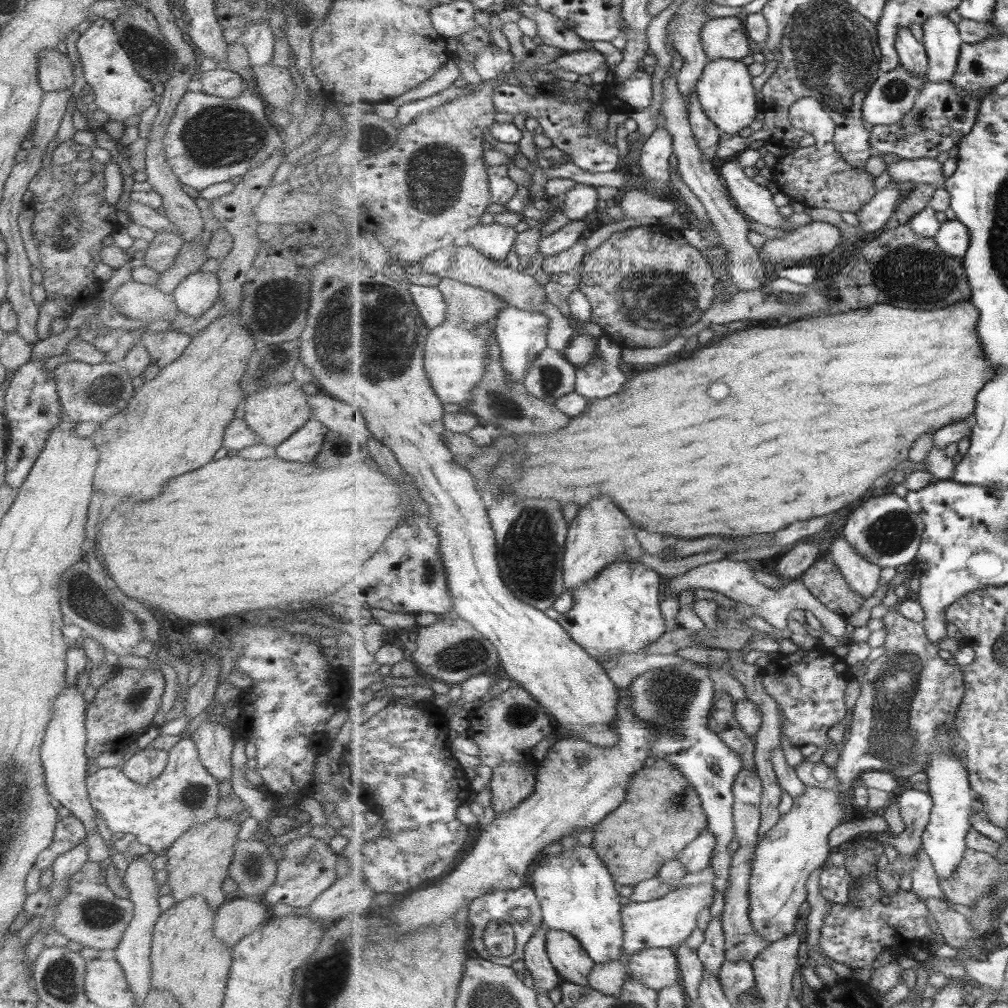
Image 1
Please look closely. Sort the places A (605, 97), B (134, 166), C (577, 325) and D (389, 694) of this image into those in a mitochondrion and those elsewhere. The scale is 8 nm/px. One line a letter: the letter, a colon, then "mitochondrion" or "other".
A: other
B: other
C: other
D: other

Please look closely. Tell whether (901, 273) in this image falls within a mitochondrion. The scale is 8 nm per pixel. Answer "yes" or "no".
yes

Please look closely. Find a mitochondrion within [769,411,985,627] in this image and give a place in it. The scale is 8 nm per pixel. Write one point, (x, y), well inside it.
(890, 534)

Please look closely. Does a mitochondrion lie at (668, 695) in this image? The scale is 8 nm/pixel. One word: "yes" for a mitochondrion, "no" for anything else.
yes

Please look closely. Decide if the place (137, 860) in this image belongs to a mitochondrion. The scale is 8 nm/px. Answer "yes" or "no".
no

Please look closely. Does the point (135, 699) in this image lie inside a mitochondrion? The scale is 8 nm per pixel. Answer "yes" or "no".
yes

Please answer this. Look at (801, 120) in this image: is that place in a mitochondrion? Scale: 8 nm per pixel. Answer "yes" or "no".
no

